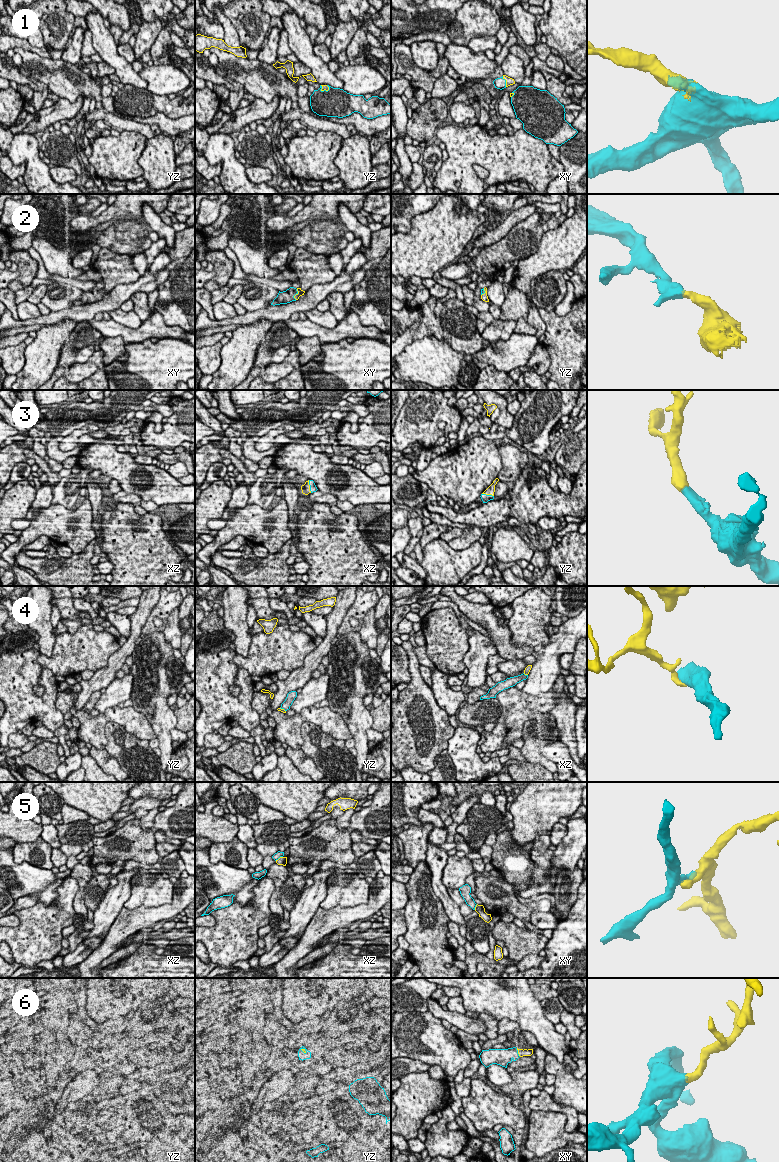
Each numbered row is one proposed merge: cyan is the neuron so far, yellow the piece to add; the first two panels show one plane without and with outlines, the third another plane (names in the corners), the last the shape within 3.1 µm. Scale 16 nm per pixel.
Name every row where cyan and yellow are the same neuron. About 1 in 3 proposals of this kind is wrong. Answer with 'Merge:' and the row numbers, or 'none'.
Merge: 1, 2, 3, 6

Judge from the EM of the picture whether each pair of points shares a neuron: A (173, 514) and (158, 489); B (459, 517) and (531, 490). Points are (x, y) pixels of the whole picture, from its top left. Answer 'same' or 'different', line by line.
A: different
B: same

